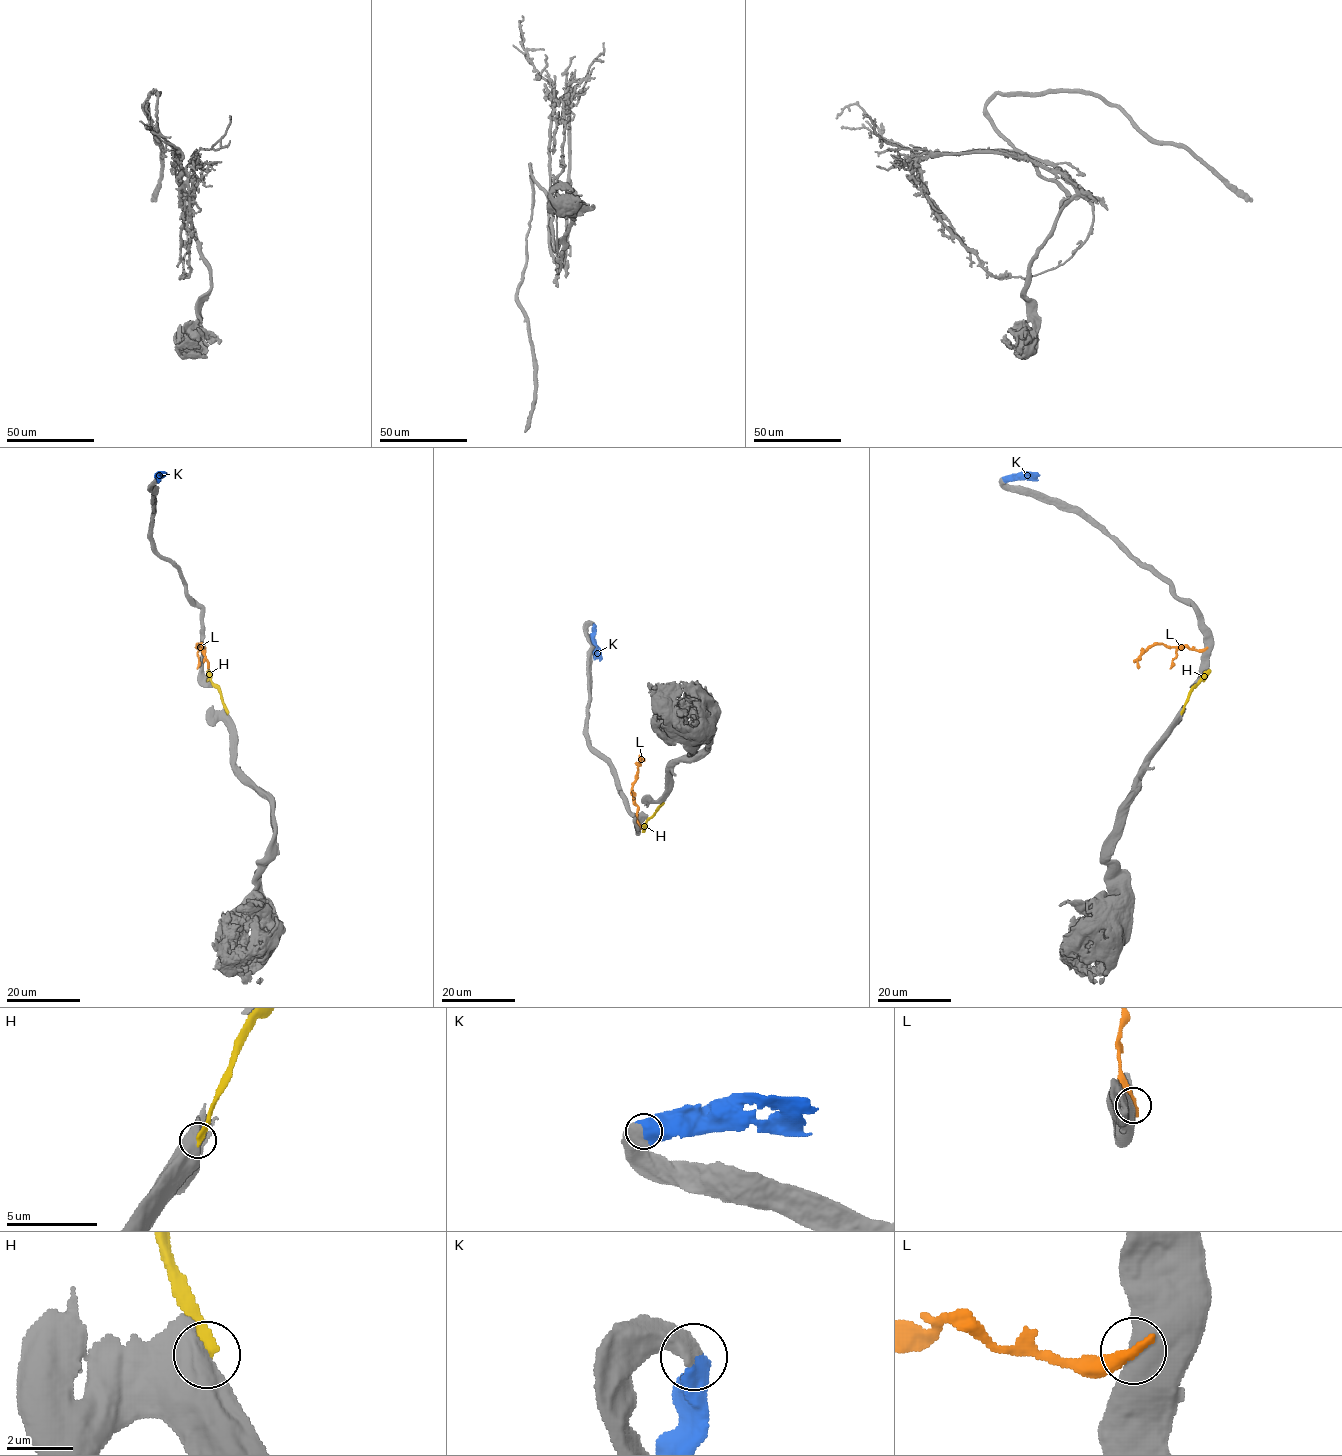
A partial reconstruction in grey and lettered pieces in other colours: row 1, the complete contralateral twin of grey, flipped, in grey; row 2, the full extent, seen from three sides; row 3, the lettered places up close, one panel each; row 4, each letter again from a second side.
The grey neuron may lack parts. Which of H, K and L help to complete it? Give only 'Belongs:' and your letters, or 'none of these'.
Belongs: K

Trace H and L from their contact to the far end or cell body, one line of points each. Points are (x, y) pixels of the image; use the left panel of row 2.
H: (227, 712), (208, 669)
L: (204, 649), (196, 647), (200, 644), (209, 668)

